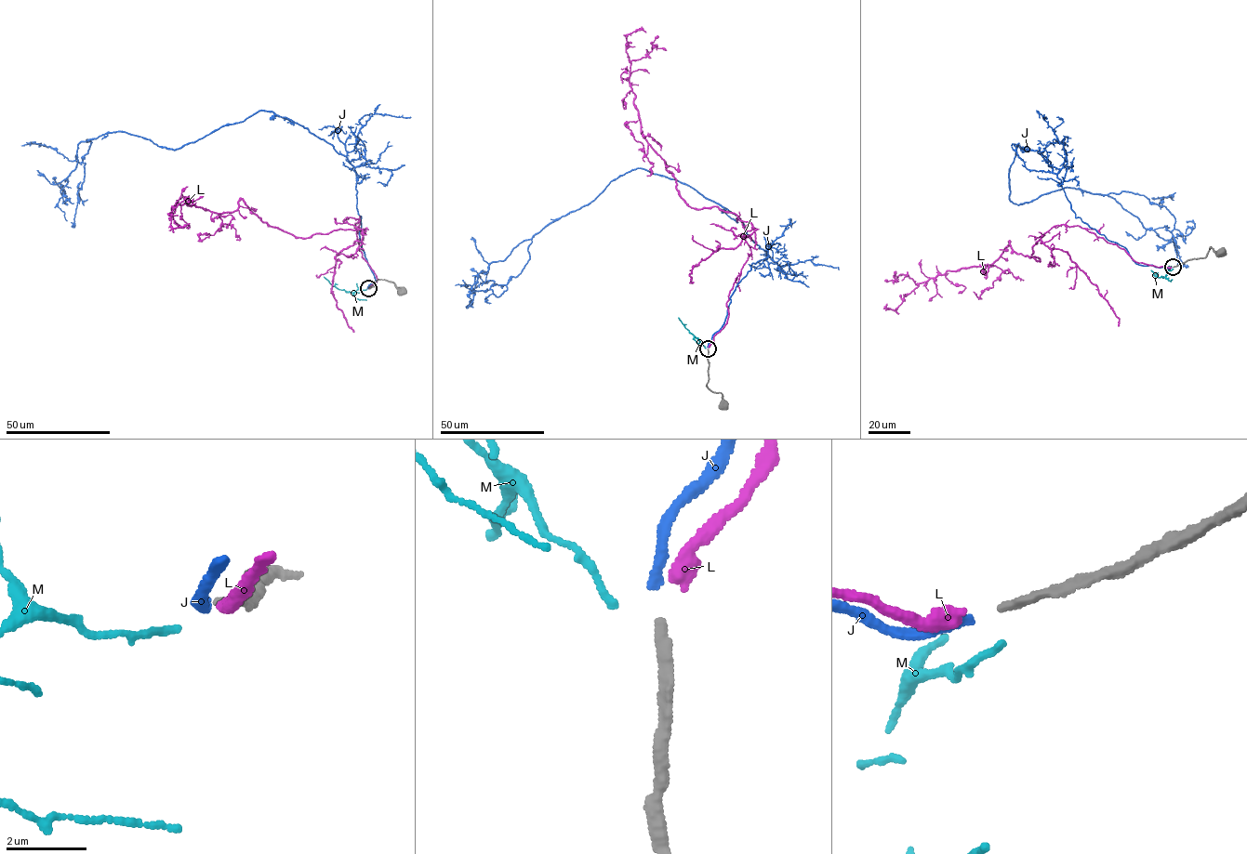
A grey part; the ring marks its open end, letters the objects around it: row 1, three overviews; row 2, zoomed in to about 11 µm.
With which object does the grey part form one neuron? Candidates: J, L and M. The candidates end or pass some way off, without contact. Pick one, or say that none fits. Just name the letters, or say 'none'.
none

